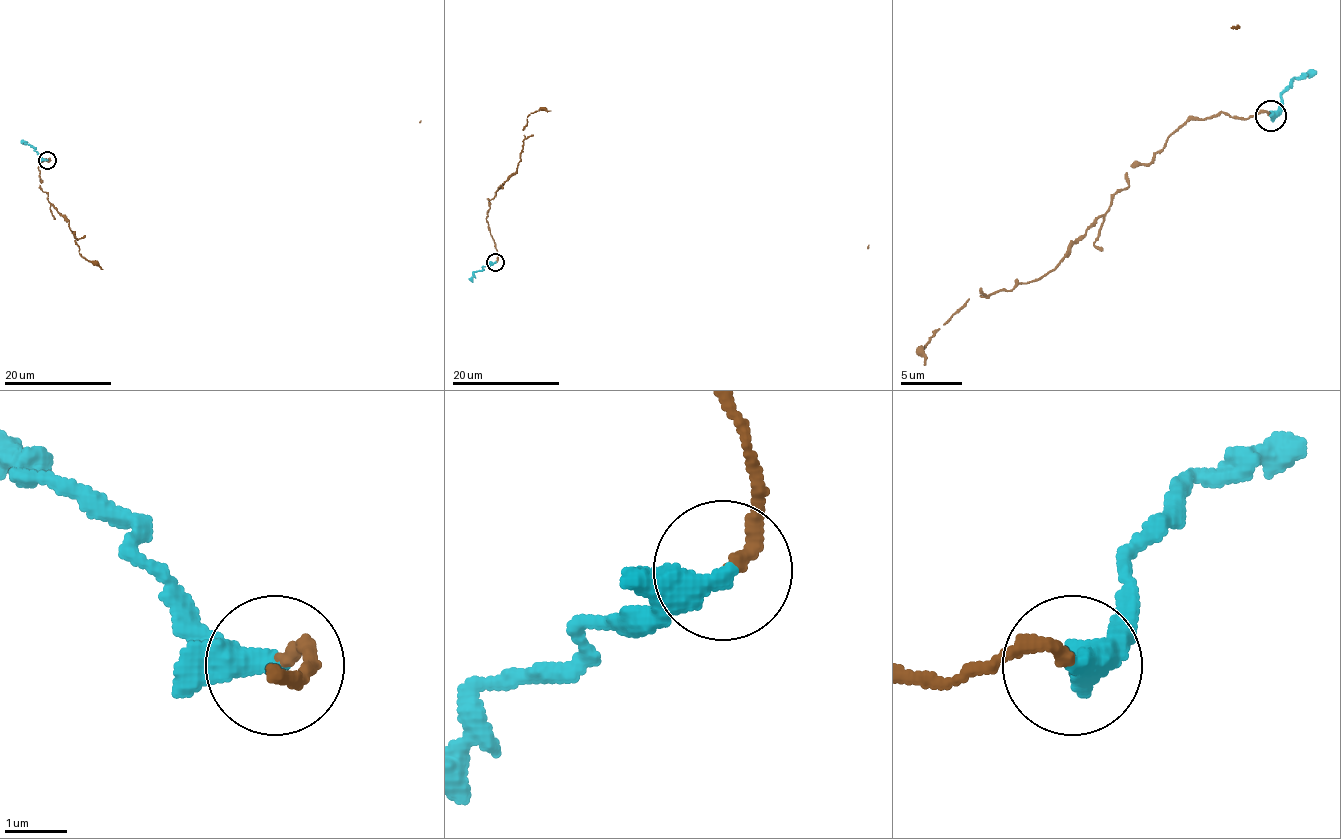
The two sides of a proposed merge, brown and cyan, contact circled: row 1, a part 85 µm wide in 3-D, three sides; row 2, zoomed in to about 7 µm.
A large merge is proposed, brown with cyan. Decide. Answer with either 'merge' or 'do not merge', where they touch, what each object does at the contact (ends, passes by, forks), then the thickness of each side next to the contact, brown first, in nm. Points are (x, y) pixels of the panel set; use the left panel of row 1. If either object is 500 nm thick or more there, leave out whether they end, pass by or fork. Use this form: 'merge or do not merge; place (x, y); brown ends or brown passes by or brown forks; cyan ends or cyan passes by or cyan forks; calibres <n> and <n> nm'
merge; place (47, 160); brown ends; cyan ends; calibres 200 and 440 nm

